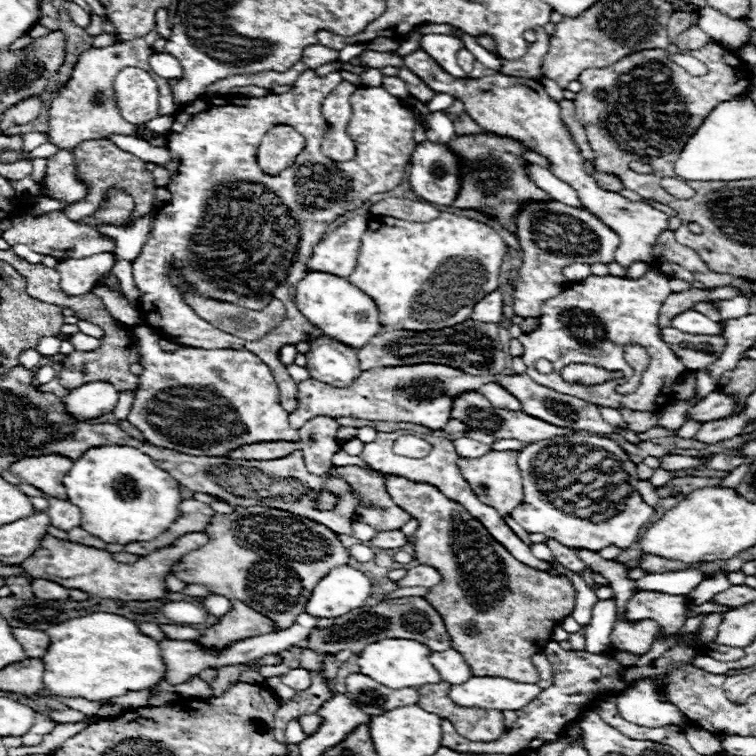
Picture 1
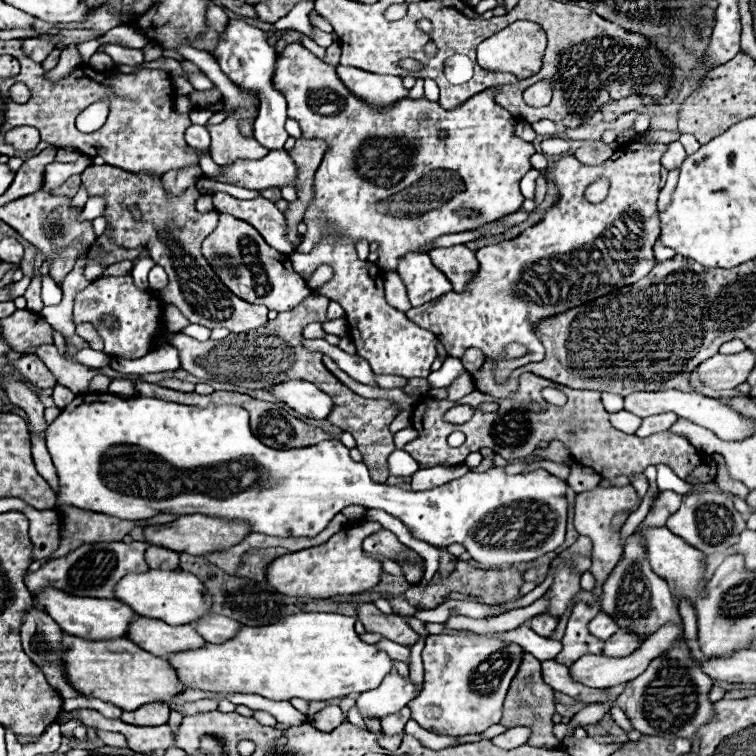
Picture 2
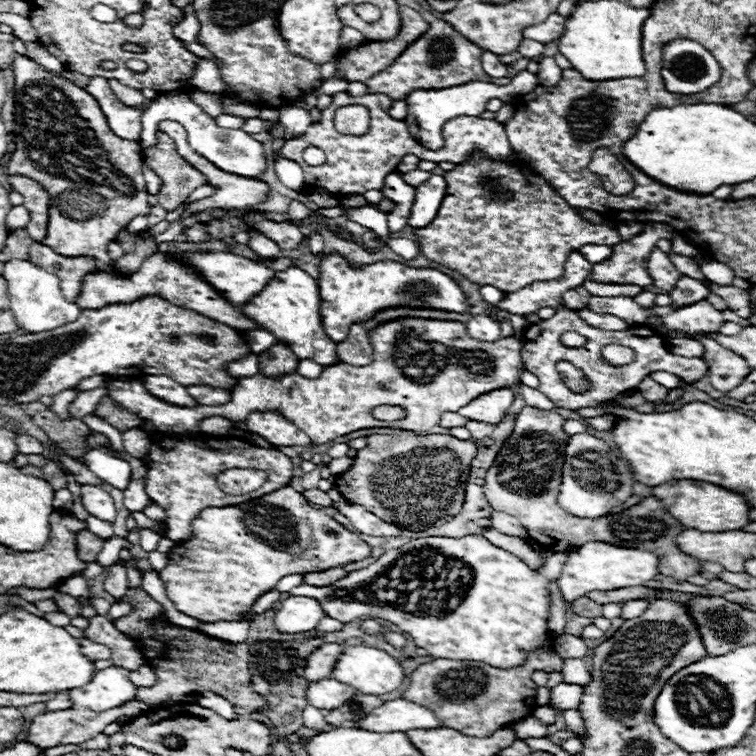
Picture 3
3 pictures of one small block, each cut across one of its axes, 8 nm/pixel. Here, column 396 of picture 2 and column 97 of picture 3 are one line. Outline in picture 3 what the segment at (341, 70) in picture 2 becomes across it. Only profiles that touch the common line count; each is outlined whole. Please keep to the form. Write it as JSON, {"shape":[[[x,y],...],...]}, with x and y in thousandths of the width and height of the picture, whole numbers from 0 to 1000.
{"shape":[[[124,101],[122,108],[114,114],[114,122],[119,122],[130,132],[135,148],[140,148],[146,169],[156,180],[167,185],[183,185],[188,175],[188,148],[205,131],[193,132],[184,143],[169,143],[148,124],[143,106],[135,101]]]}

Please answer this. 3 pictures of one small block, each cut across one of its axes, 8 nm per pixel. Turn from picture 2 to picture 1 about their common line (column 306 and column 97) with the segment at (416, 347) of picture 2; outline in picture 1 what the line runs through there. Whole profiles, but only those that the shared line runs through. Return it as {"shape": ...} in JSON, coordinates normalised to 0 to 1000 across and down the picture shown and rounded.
{"shape":[[[135,333],[119,340],[87,343],[79,347],[77,362],[82,365],[79,381],[90,390],[103,392],[114,389],[124,380],[130,368],[143,360],[153,347],[148,333]]]}

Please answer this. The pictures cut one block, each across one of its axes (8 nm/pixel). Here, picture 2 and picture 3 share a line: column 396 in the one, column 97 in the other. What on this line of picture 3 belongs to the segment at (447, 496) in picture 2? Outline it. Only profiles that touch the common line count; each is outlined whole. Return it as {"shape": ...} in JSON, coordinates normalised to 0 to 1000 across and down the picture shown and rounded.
{"shape":[[[108,643],[108,667],[116,675],[116,680],[140,688],[140,690],[151,690],[153,688],[153,672],[151,664],[146,659],[146,653],[140,653],[135,646],[130,643]]]}

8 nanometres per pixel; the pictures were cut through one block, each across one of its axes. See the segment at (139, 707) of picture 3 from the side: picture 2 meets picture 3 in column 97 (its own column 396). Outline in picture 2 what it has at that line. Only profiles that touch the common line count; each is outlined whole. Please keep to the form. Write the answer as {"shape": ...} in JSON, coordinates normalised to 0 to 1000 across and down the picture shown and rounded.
{"shape":[[[532,937],[529,942],[519,944],[519,947],[511,947],[508,952],[503,952],[505,958],[505,968],[511,974],[524,974],[524,971],[534,971],[534,958],[542,952],[542,939],[540,937]]]}

